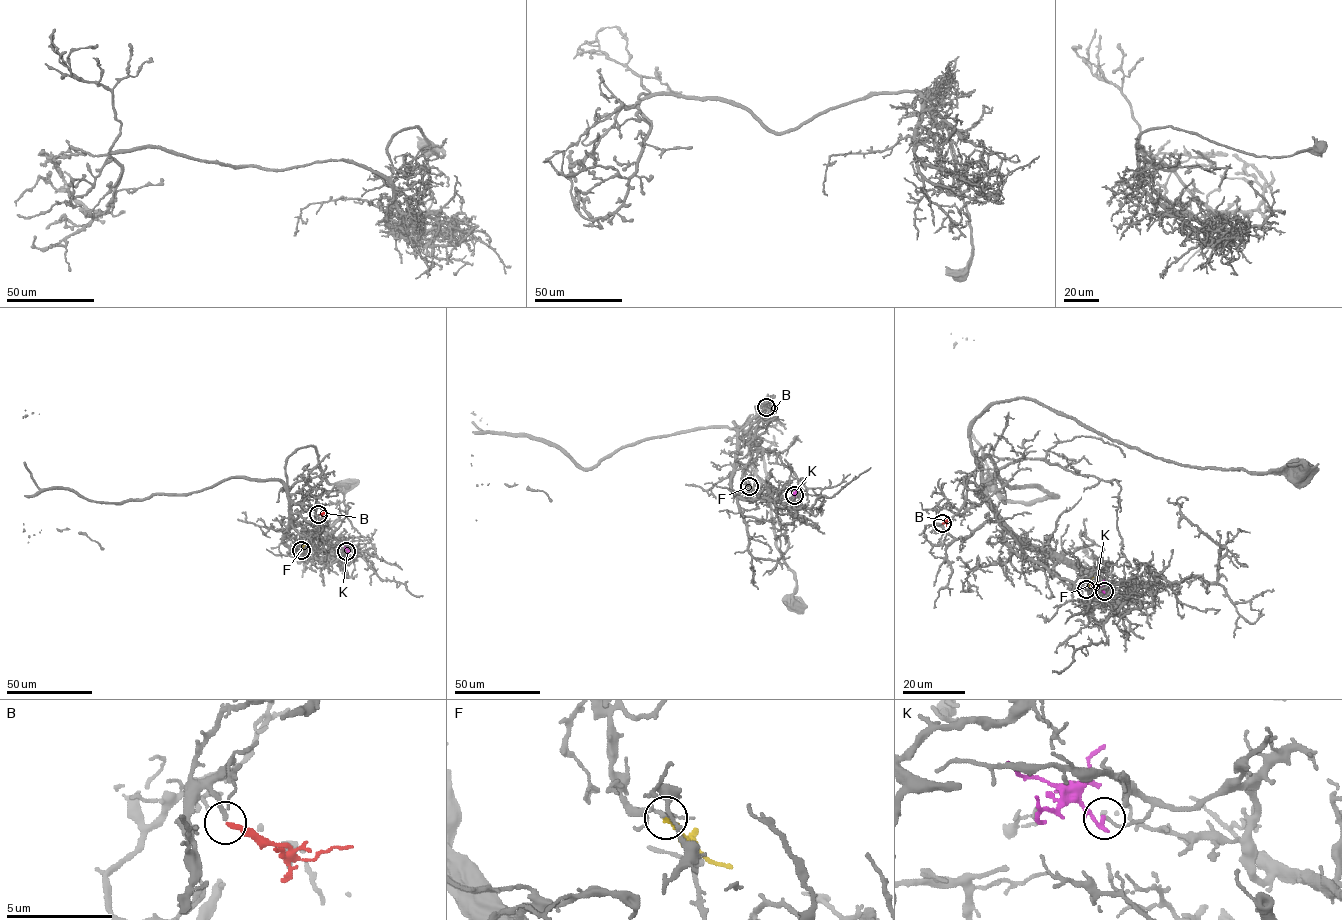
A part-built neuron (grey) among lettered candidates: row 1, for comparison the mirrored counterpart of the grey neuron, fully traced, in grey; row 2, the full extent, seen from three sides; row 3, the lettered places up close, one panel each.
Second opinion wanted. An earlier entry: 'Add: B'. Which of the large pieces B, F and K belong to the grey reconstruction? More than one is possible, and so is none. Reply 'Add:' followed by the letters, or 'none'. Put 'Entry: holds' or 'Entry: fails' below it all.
Add: B
Entry: holds

